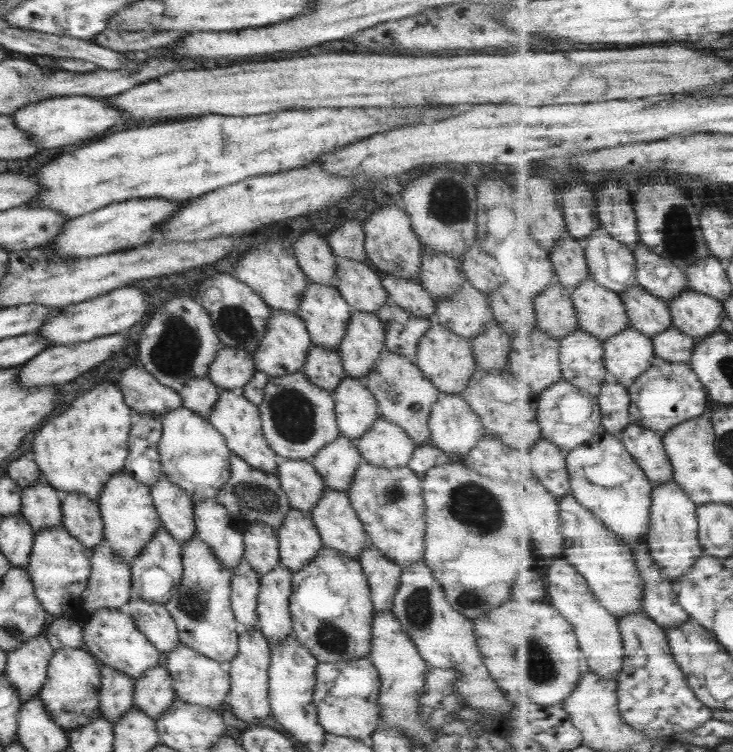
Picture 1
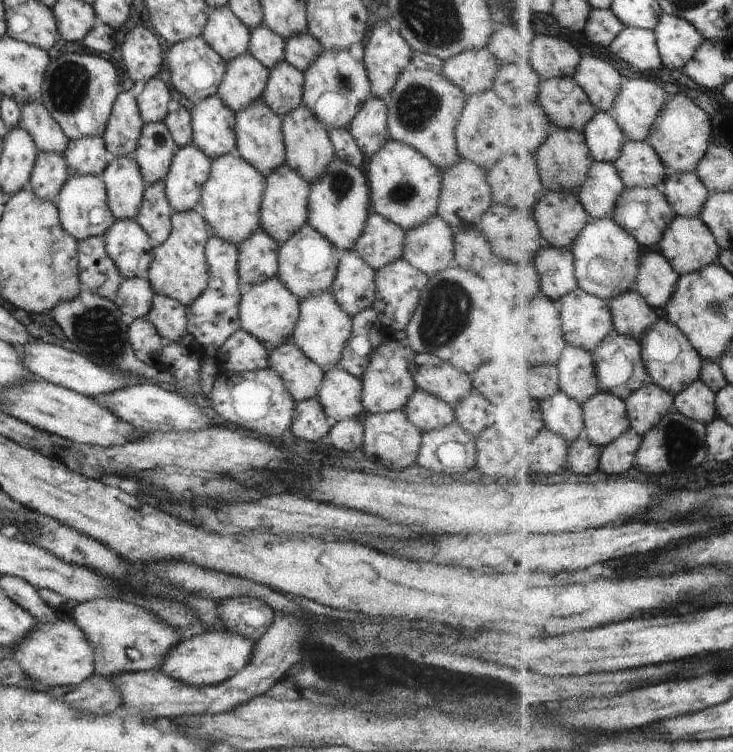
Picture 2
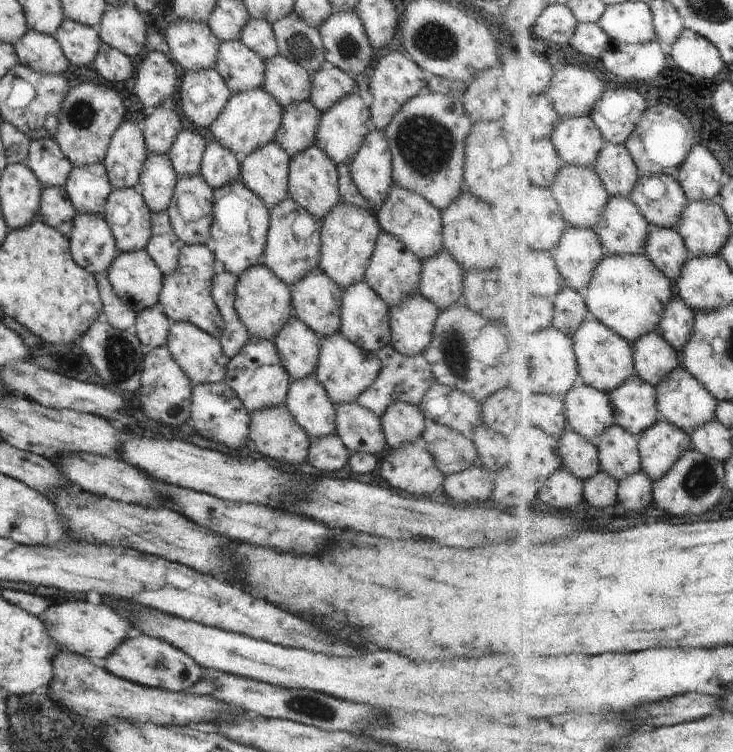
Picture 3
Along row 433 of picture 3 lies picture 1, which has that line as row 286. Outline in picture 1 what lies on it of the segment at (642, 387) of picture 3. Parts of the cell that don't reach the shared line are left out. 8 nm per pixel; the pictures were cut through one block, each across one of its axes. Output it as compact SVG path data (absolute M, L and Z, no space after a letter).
M640 283L626 289L622 297L631 317L631 325L642 333L655 338L674 326L671 303L654 295Z

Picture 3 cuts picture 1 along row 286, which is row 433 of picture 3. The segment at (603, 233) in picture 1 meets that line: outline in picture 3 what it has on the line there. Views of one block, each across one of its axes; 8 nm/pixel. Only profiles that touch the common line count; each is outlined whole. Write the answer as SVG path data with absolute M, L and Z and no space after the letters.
M618 424L601 437L599 446L603 470L622 482L643 470L640 438Z

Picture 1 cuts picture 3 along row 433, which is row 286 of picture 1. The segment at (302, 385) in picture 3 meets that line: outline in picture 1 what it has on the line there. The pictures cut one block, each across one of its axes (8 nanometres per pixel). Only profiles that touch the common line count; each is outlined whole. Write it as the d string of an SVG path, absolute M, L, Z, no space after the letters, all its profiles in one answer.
M308 282L298 305L314 346L337 351L345 334L351 306L334 285Z

